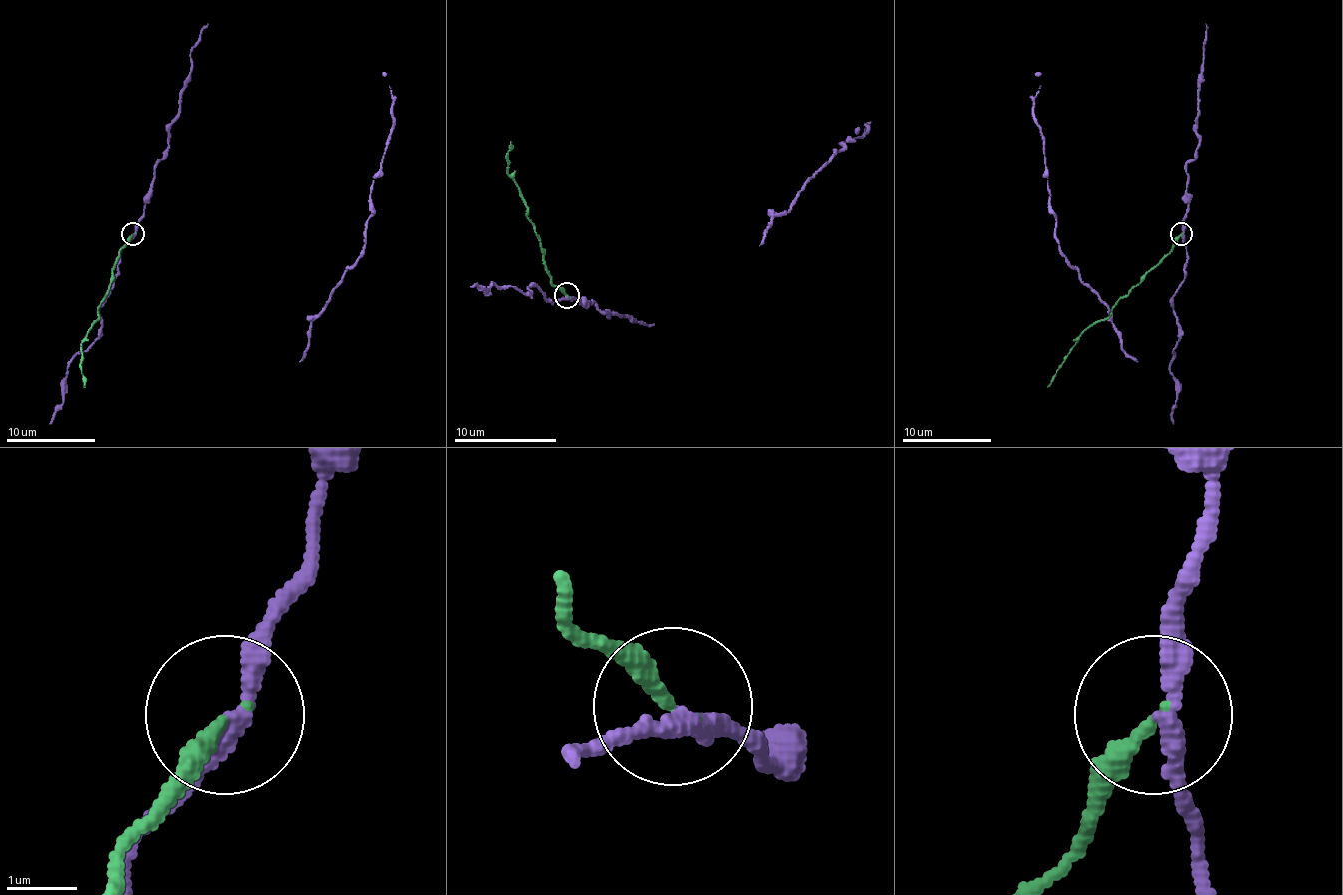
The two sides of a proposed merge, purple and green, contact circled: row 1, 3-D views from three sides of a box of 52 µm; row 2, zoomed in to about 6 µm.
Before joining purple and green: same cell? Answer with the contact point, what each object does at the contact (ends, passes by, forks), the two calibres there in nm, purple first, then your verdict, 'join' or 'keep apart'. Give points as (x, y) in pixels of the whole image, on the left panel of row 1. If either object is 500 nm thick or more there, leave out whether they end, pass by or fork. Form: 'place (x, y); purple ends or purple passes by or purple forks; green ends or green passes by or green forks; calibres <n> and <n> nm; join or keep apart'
place (133, 234); purple passes by; green ends; calibres 220 and 240 nm; keep apart

